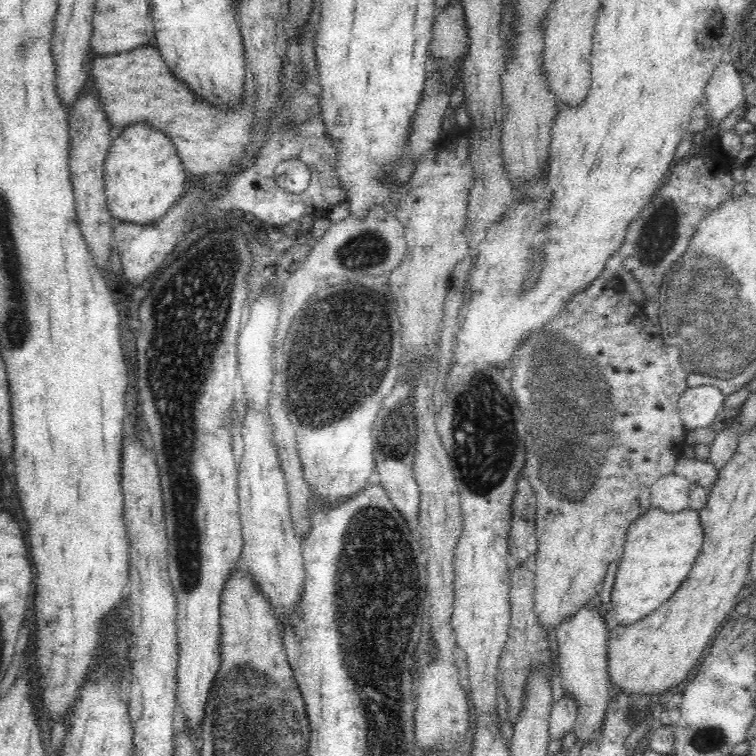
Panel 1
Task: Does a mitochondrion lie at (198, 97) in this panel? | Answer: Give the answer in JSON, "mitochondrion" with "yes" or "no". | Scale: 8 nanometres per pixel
{"mitochondrion":"no"}

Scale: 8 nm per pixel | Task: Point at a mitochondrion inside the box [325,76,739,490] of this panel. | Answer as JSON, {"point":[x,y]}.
{"point":[657,246]}

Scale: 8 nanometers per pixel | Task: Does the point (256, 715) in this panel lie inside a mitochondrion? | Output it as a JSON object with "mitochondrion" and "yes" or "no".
{"mitochondrion":"yes"}

